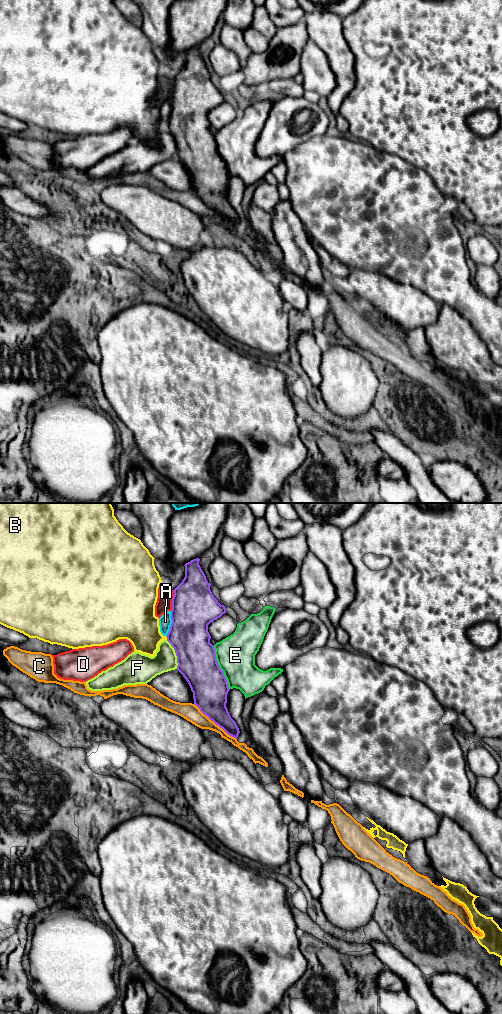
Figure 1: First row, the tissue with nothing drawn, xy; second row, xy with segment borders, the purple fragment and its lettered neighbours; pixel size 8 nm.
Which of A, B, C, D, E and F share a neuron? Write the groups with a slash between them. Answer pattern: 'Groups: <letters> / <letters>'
Groups: A / B / C / D / E / F

